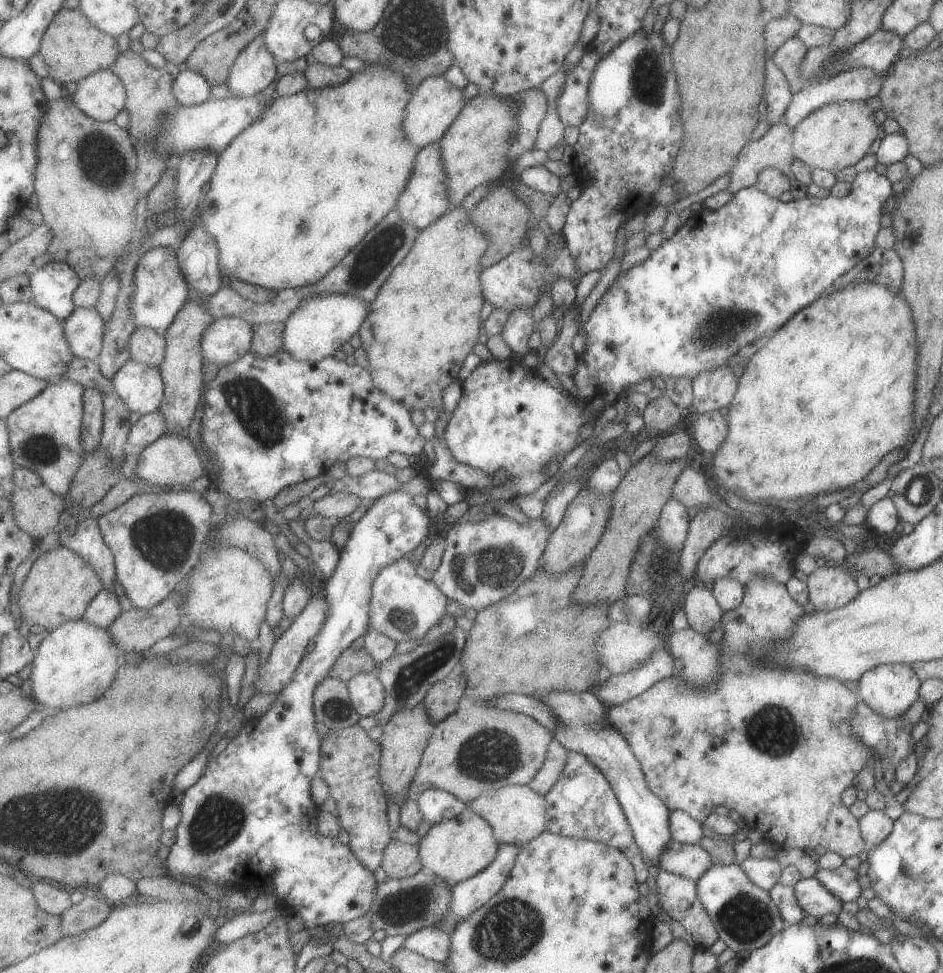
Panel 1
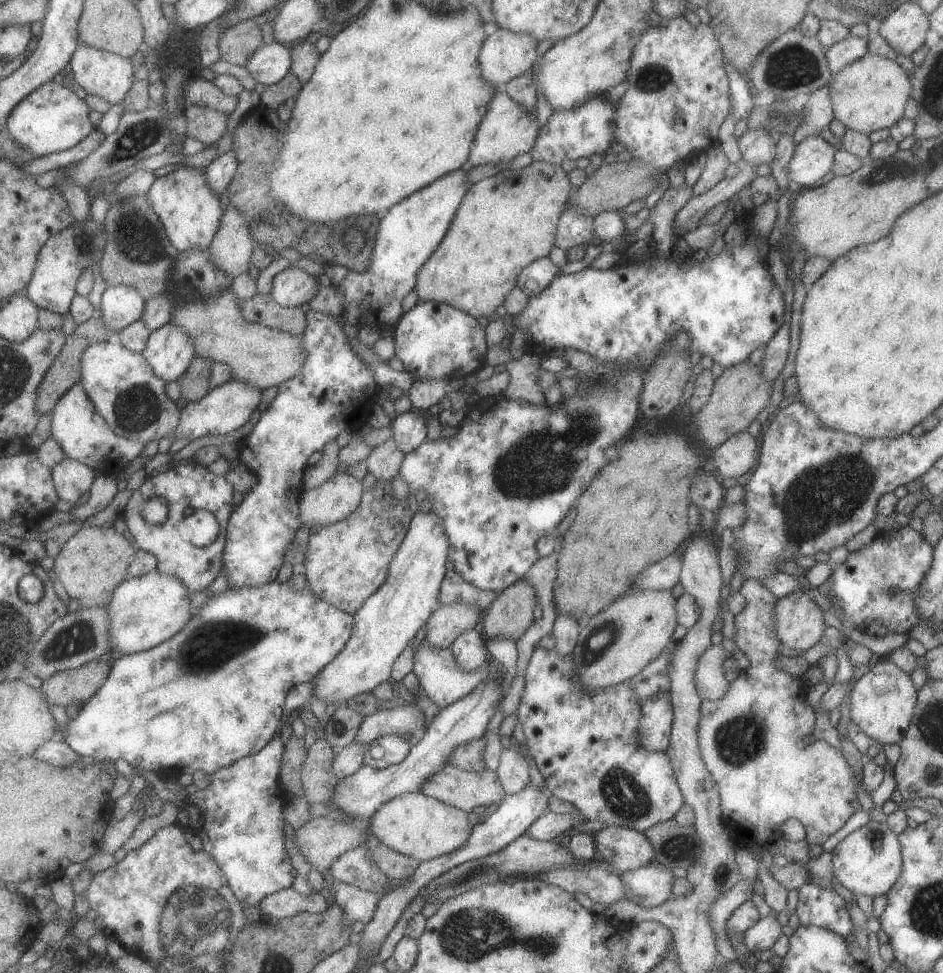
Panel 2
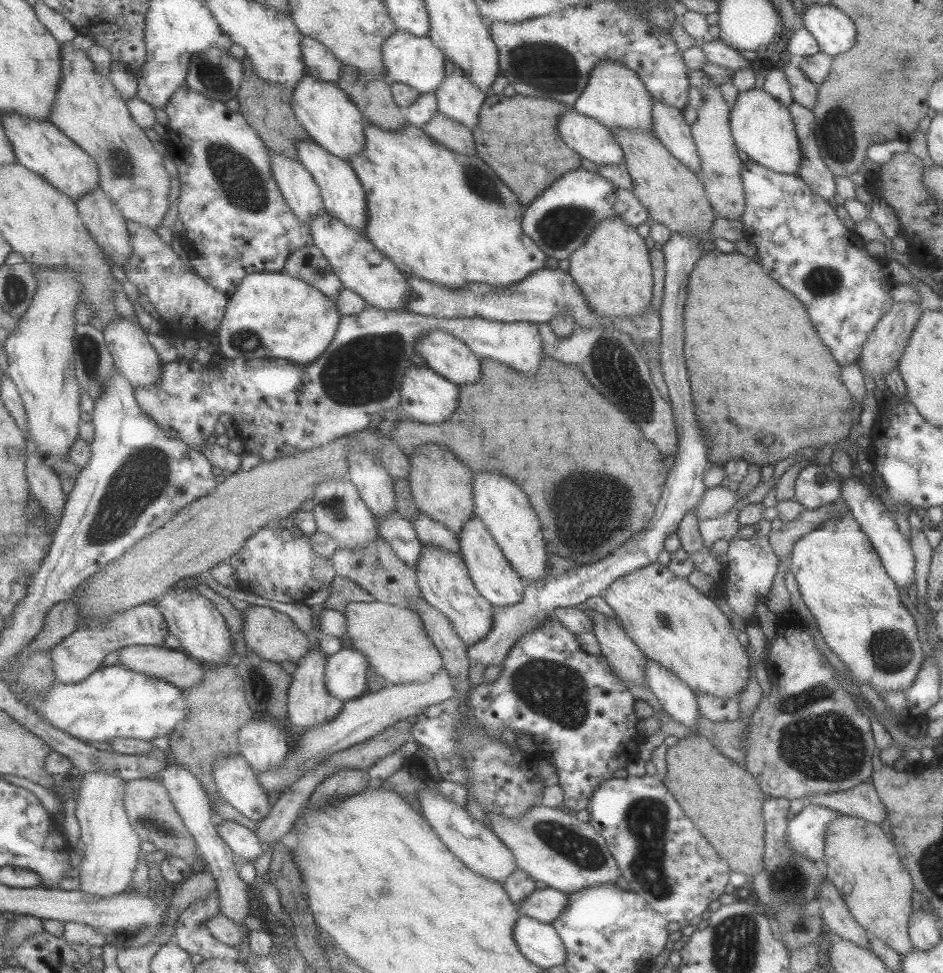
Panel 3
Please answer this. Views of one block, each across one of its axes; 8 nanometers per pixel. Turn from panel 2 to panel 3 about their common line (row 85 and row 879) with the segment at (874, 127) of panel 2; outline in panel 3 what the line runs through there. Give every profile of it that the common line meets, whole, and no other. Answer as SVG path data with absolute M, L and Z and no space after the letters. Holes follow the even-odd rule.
M840 815L825 826L824 871L843 897L855 922L867 934L879 938L891 950L903 955L913 950L907 926L911 907L912 882L901 865L896 846L881 827L861 818Z

